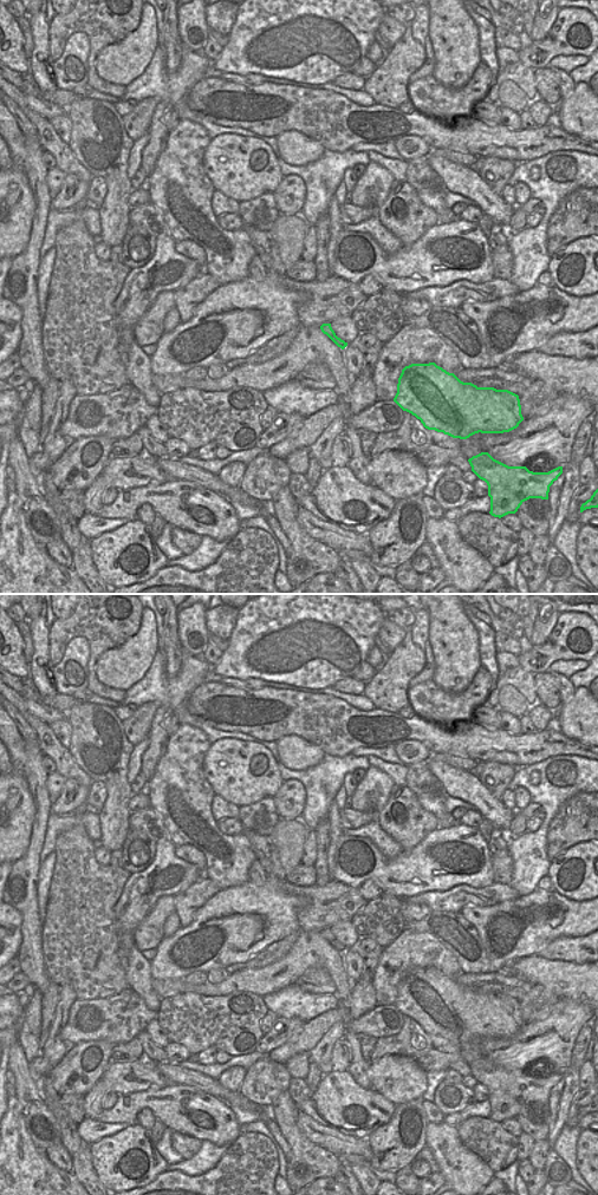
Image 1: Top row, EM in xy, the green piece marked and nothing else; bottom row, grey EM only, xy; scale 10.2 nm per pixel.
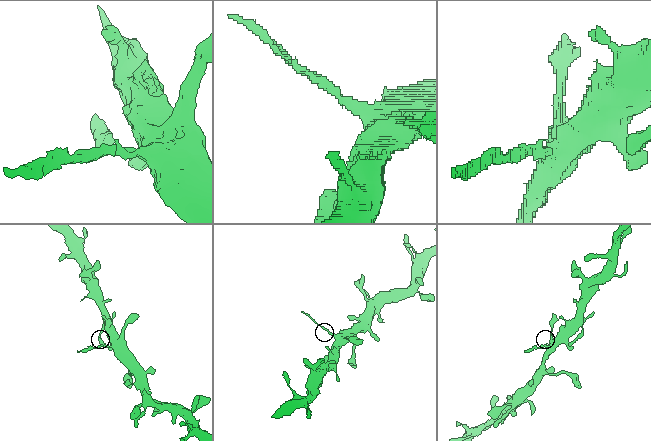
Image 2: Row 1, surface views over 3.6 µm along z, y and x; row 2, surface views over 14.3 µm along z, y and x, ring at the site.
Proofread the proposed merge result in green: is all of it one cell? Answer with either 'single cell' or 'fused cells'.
single cell

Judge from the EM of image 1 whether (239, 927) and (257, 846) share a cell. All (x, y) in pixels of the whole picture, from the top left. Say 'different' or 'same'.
different

